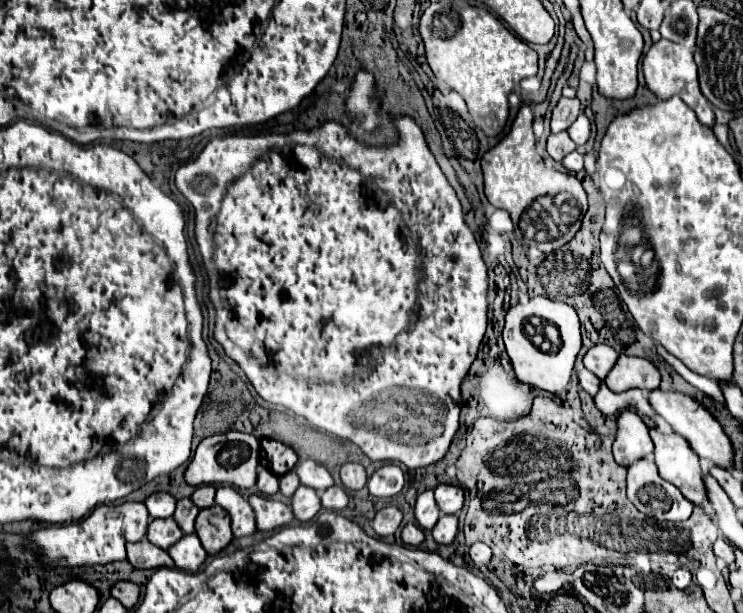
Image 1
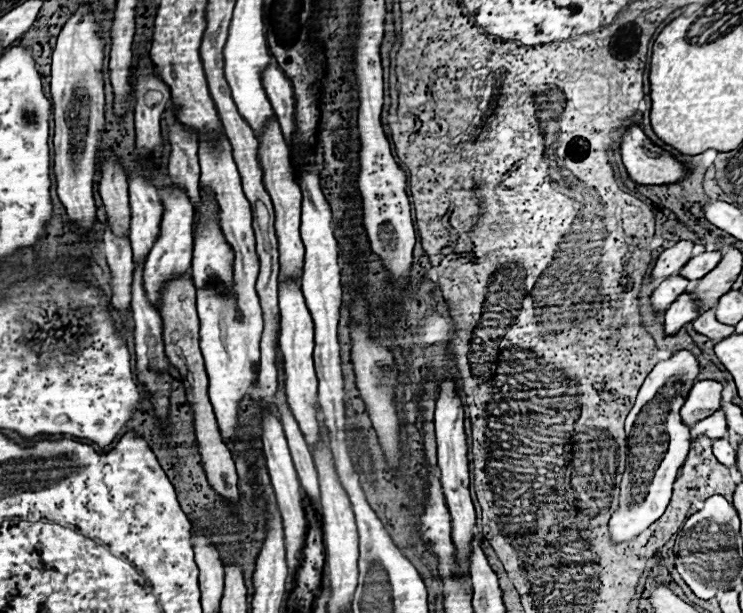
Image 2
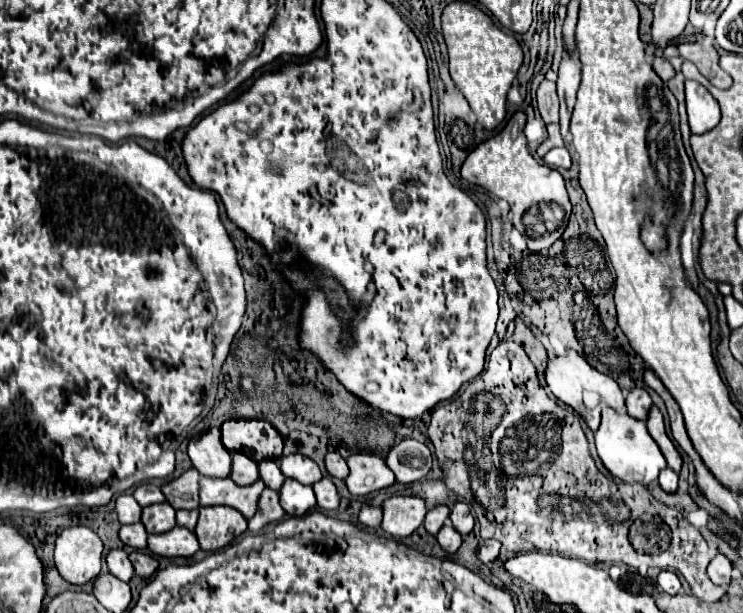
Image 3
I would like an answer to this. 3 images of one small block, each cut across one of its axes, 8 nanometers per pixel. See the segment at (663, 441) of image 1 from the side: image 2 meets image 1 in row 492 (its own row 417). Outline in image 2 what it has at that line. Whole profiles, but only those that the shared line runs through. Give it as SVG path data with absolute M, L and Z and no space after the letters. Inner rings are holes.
M700 380L694 384L694 388L690 390L680 416L684 420L684 424L694 426L698 420L710 416L710 412L720 410L722 404L722 384L716 380Z

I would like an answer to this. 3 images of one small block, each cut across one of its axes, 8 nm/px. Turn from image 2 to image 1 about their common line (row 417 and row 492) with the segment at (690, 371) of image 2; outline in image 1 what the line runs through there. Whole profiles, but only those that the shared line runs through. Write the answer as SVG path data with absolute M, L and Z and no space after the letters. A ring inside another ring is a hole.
M652 456L638 460L636 464L632 464L628 468L628 498L644 516L654 518L658 522L684 522L690 518L692 508L694 508L694 504L690 504L674 484L670 484L670 482L662 480L662 476L658 476L658 468L656 468Z

